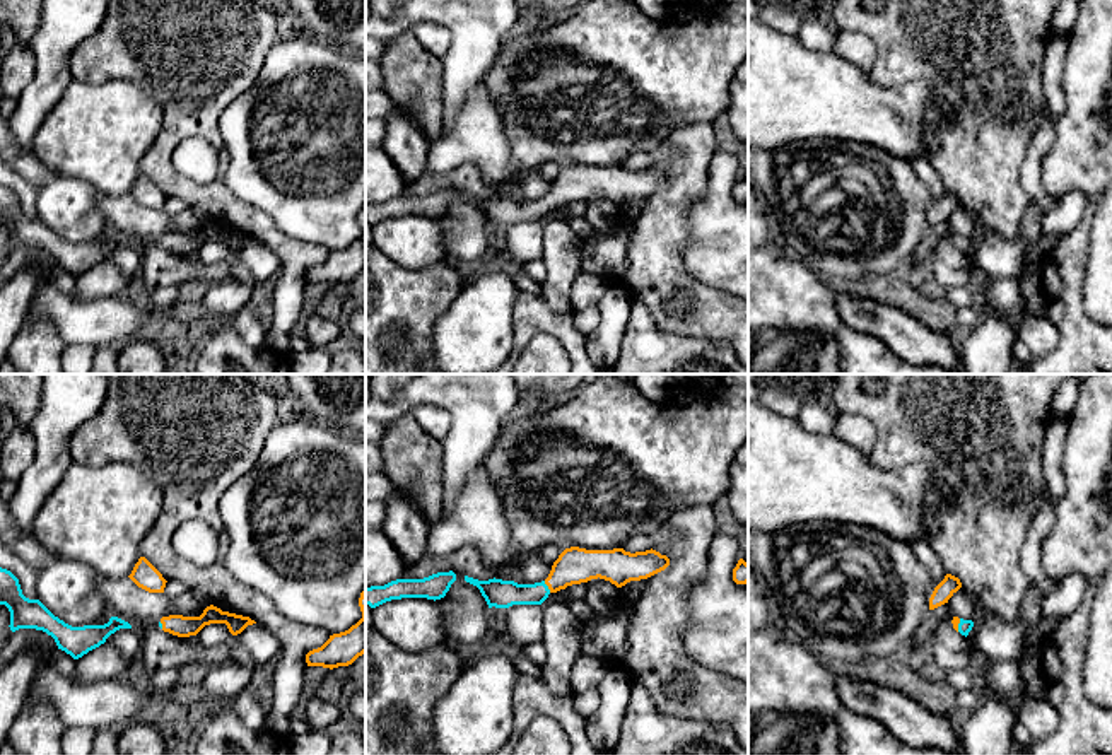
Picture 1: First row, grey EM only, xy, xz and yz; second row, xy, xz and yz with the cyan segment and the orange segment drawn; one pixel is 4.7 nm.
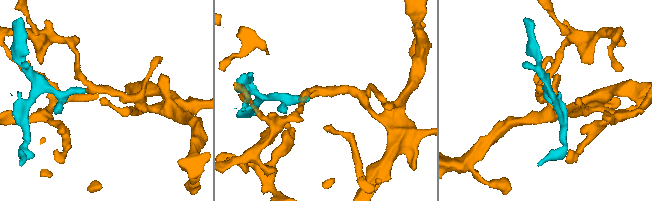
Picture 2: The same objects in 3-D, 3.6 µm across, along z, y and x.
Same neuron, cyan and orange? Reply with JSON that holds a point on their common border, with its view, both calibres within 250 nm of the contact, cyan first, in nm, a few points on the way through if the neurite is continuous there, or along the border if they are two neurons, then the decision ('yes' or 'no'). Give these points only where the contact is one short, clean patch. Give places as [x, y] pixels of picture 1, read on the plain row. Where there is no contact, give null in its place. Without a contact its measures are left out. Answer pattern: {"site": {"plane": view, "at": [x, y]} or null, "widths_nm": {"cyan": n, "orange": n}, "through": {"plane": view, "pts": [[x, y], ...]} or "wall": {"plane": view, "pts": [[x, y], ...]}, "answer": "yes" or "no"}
{"site": {"plane": "xz", "at": [547, 204]}, "widths_nm": {"cyan": 130, "orange": 170}, "through": {"plane": "xz", "pts": [[497, 210], [537, 210], [547, 204], [574, 183]]}, "answer": "yes"}

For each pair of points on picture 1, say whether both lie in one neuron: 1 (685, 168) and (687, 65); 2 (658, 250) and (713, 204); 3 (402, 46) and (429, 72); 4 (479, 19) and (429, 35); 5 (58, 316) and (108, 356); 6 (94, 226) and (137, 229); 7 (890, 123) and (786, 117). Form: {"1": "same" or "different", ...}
{"1": "different", "2": "different", "3": "same", "4": "different", "5": "different", "6": "different", "7": "same"}

